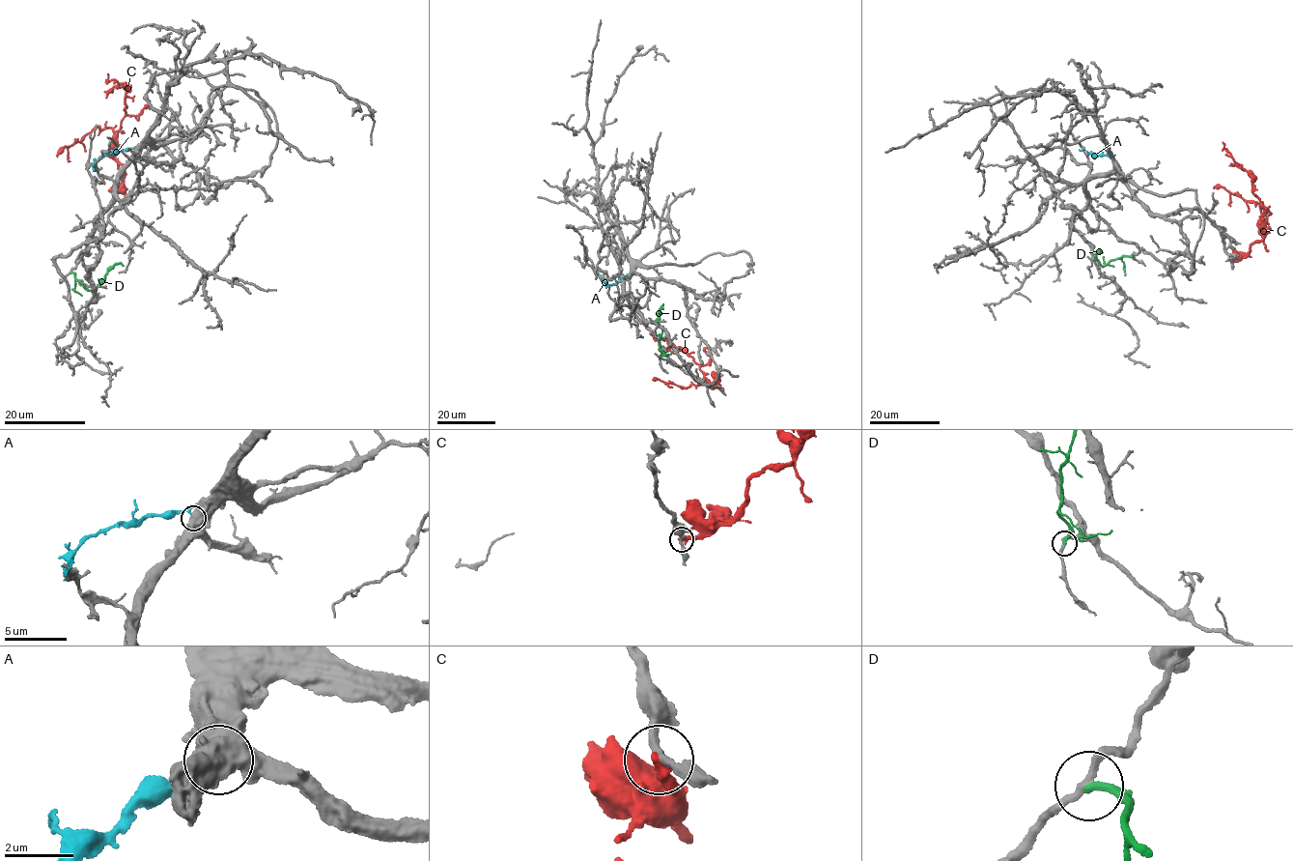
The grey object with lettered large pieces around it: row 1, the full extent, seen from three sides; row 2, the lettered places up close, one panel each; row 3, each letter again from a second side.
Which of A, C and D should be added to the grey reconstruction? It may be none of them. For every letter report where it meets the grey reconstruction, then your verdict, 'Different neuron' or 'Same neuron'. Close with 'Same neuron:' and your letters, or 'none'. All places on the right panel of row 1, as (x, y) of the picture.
A: Touches grey at (1117, 169). Different neuron
C: Touches grey at (1231, 262). Different neuron
D: Touches grey at (1132, 254). Different neuron
Same neuron: none

